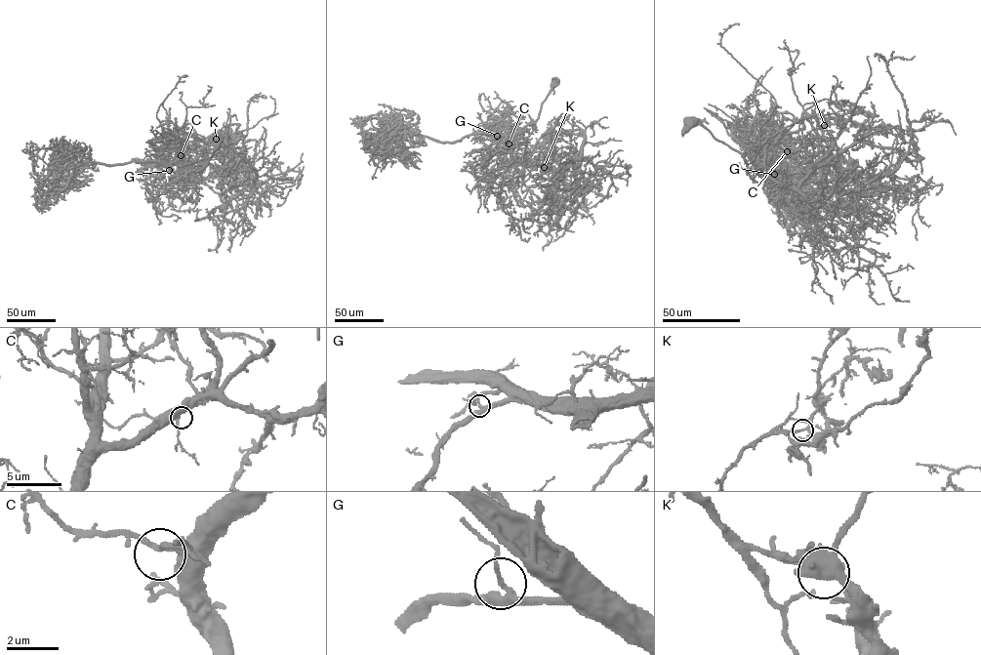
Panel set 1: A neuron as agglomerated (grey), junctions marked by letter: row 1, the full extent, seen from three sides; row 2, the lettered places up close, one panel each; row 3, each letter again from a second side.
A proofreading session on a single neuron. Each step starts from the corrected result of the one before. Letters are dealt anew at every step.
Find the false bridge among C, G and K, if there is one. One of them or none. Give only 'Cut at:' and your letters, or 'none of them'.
Cut at: K

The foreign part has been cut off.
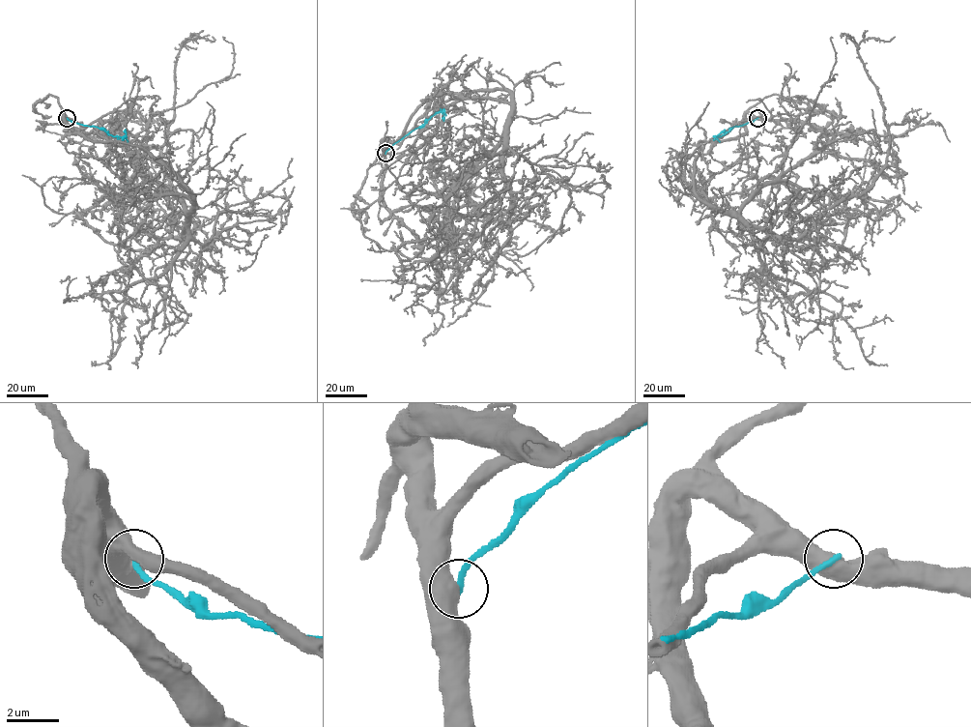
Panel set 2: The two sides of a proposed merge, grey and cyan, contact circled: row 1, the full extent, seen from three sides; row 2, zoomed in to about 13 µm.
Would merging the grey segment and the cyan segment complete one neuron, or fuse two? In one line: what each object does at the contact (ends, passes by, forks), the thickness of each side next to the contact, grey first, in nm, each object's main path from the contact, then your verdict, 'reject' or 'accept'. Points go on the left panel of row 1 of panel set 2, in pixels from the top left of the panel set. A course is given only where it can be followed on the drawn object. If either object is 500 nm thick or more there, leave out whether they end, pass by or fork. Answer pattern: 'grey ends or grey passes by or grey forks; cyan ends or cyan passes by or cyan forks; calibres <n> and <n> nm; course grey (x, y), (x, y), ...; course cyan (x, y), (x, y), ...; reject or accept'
calibres 700 and 240 nm; course grey (67, 118), (175, 174), (191, 238), (162, 148), (180, 48), (212, 36); course cyan (67, 118), (73, 122), (102, 128), (114, 136), (124, 137), (126, 129); reject

